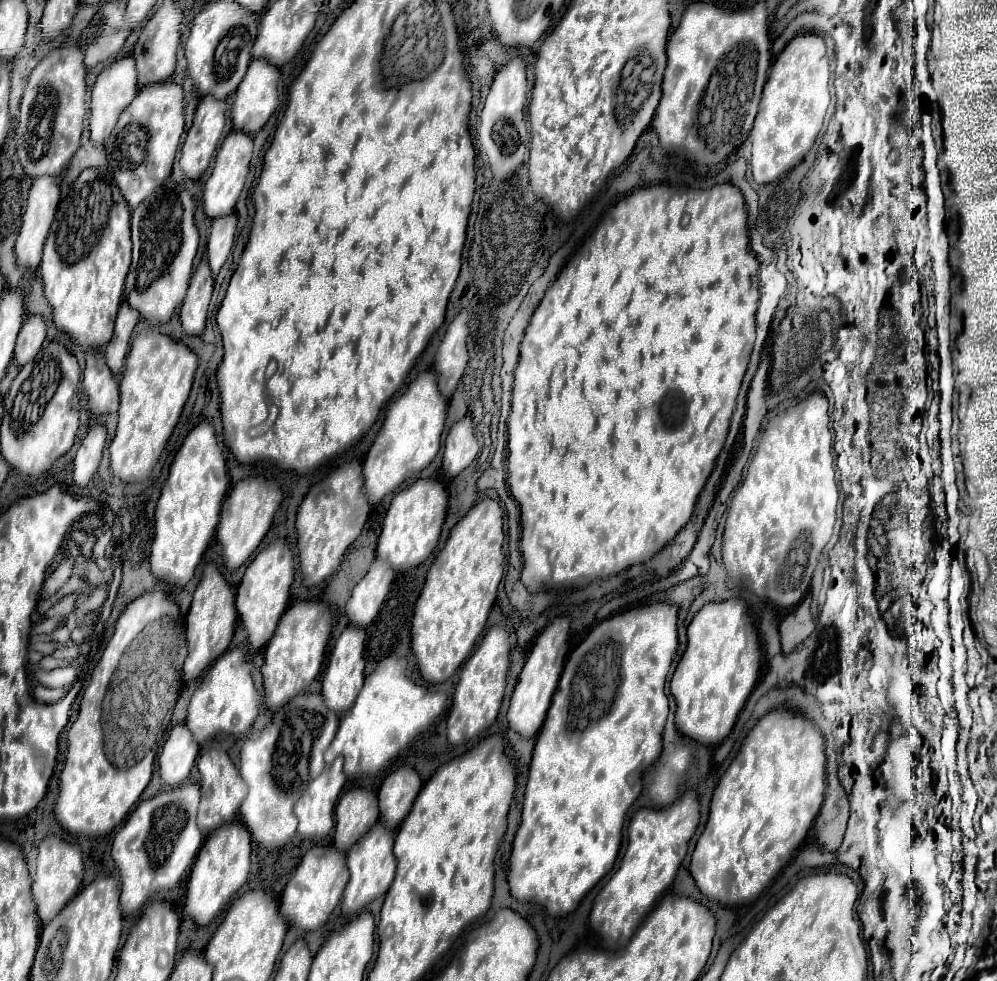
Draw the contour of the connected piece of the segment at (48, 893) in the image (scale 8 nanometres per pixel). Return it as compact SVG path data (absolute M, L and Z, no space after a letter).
M45 837L39 843L37 857L37 877L33 883L33 899L37 903L37 913L43 923L55 919L61 909L79 893L83 881L83 853L79 845L63 841L59 837Z

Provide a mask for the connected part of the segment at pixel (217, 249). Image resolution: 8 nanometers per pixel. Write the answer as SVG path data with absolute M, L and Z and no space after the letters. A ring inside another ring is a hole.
M235 215L213 219L213 231L211 231L209 243L207 243L207 259L209 259L209 267L213 271L213 277L217 277L219 269L227 261L227 255L231 253L235 229L237 229Z

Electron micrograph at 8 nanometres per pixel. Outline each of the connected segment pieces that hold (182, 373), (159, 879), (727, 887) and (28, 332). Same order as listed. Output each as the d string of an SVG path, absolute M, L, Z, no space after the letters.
M147 329L133 339L119 387L121 407L117 433L109 445L109 469L115 477L125 483L139 483L151 475L181 417L193 385L195 369L197 355L187 345L173 341L159 331Z
M185 783L141 801L129 815L113 841L113 861L121 877L121 911L137 917L159 891L173 889L191 869L203 845L203 833L195 823L199 807L199 785Z
M775 709L759 719L719 779L705 831L697 839L691 875L699 891L721 905L755 901L789 863L813 825L825 791L825 741L805 717Z
M31 315L25 319L19 337L17 337L17 347L15 347L15 365L23 367L29 363L41 349L45 341L45 321L41 315Z

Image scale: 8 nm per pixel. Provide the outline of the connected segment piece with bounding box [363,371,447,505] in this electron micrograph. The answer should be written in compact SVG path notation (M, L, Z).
M435 371L421 373L407 391L391 403L383 427L369 449L363 465L363 491L371 505L381 503L381 499L393 493L407 477L425 469L437 455L441 445L441 431L445 425L447 403L439 395L439 387L435 387Z

